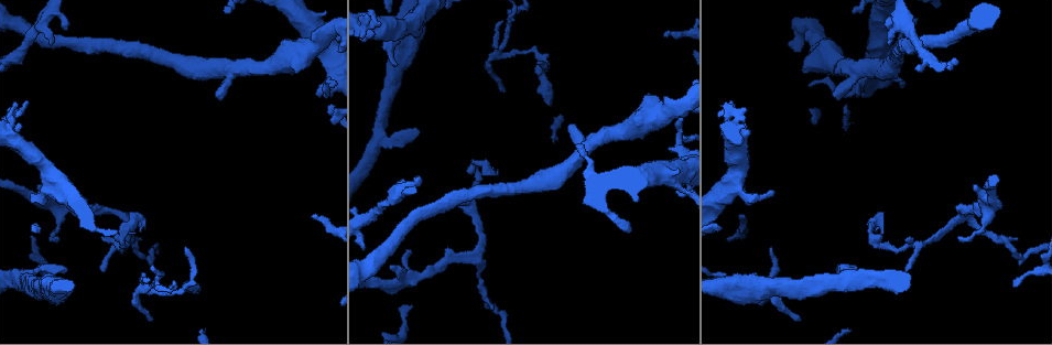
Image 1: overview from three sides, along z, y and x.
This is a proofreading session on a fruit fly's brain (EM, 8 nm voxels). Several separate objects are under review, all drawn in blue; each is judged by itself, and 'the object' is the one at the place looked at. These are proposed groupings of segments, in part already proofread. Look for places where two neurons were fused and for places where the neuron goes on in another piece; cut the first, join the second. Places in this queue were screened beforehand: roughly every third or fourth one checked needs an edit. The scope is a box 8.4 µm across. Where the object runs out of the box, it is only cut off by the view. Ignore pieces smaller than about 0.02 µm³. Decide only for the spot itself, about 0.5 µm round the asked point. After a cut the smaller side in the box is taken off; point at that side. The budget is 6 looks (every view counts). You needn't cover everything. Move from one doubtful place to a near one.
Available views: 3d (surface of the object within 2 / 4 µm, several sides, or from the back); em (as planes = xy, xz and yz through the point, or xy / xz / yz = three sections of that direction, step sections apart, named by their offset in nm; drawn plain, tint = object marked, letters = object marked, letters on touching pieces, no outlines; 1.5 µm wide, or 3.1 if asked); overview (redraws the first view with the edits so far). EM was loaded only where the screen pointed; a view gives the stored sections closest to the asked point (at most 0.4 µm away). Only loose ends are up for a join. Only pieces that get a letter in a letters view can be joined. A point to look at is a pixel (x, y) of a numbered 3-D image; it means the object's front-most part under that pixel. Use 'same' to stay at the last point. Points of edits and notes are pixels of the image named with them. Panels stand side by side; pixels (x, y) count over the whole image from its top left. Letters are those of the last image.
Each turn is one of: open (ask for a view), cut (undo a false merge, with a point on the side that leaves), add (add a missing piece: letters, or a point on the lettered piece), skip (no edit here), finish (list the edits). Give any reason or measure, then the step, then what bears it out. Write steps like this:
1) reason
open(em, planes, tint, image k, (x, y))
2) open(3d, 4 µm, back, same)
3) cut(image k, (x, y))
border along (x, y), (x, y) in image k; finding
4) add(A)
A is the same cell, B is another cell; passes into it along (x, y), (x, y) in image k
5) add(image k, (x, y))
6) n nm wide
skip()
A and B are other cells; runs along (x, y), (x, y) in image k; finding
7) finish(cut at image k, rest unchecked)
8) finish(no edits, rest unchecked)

branch stops here
open(em, xz, step 4, letters, image 1, (957, 238))

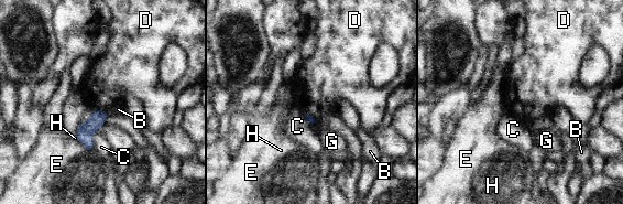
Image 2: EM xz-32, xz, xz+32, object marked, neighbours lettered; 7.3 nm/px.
D touches over 150 nm
skip()
B, C, D, E, G and H are other cells; border along (90, 109), (102, 109), (109, 113) in image 2; none of them fits

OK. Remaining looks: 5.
free end
open(3d, 2 µm, image 1, (65, 268))

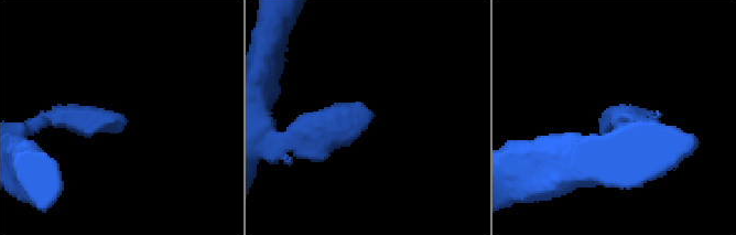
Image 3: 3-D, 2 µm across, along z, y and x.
shape alone is not enough
open(em, planes, letters, image 3, (126, 120))

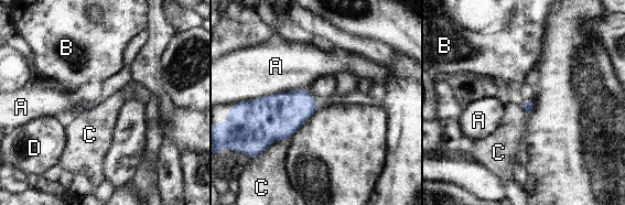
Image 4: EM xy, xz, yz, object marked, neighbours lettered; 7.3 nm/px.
skip()
A, B, C and D are other cells; border along (275, 141), (258, 154) in image 4; no lettered piece goes on from it

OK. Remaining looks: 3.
branch stops here
open(em, planes, letters, image 1, (28, 100))

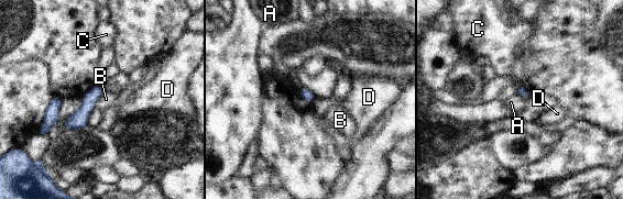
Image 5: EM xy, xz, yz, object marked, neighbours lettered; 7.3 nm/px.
skip()
A, B, C and D are other cells; border along (102, 91), (94, 108) in image 5; none of them fits

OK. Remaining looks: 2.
finish(no edits, rest unchecked)

